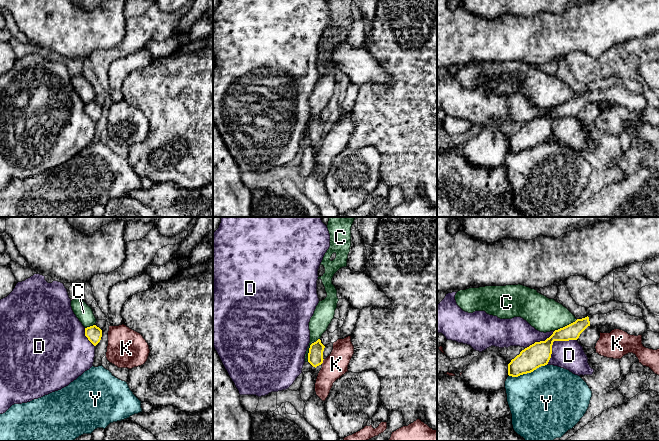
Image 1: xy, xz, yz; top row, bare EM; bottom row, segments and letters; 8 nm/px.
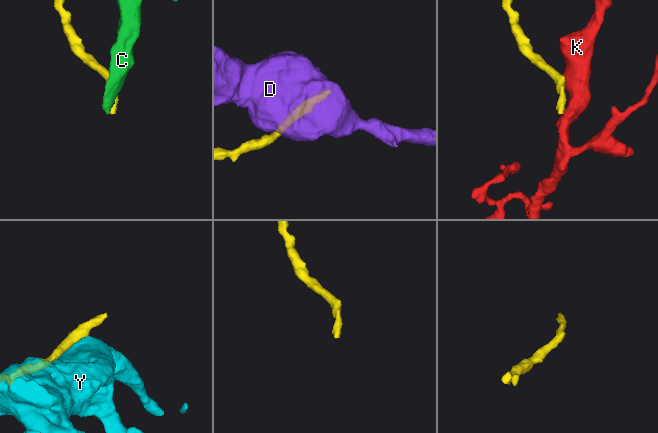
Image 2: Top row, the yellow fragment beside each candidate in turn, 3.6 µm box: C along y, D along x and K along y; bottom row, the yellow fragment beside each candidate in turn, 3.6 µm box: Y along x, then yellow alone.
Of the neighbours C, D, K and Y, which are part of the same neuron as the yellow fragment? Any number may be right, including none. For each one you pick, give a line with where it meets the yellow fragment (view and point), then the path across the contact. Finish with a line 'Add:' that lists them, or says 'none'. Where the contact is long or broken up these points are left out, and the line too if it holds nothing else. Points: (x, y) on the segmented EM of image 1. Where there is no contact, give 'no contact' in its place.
Add: none

